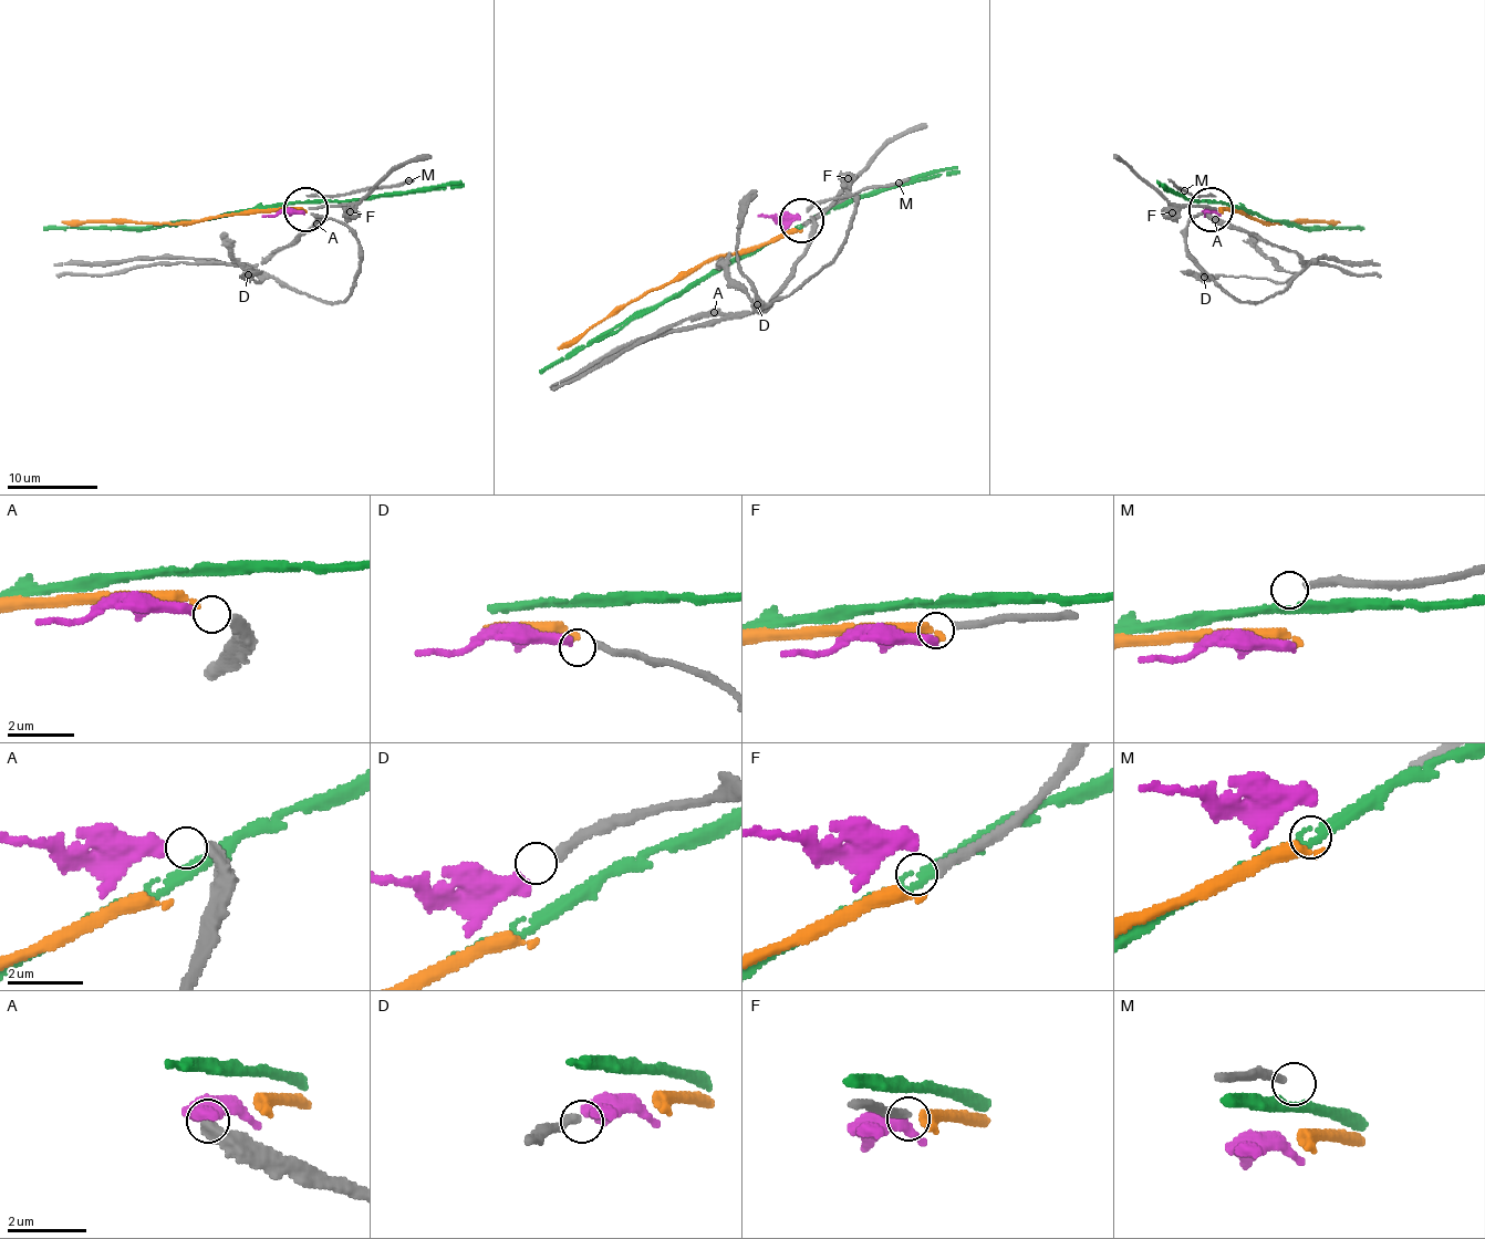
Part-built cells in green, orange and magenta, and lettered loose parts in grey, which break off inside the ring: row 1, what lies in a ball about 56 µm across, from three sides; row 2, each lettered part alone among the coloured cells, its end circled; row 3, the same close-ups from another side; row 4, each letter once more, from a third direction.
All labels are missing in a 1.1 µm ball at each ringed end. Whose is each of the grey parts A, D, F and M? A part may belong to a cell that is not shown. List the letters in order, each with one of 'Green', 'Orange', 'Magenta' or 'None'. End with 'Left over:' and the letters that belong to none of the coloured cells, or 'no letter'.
A: None
D: Magenta
F: Orange
M: None
Left over: A, M

